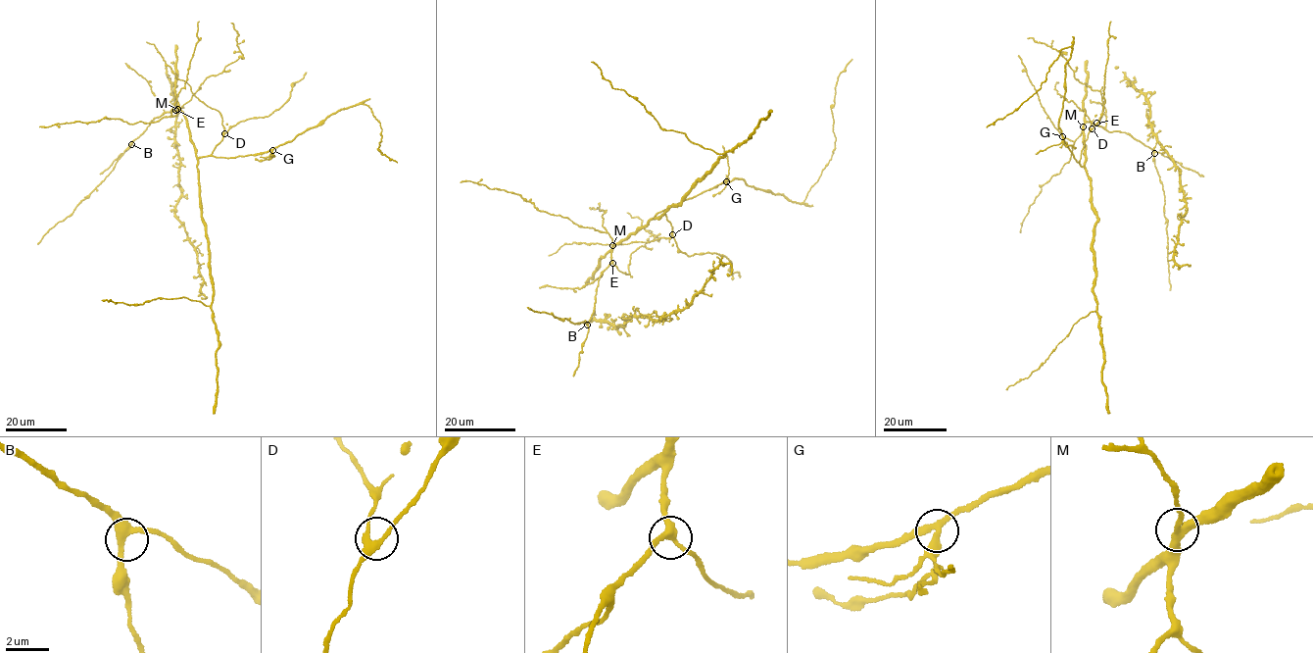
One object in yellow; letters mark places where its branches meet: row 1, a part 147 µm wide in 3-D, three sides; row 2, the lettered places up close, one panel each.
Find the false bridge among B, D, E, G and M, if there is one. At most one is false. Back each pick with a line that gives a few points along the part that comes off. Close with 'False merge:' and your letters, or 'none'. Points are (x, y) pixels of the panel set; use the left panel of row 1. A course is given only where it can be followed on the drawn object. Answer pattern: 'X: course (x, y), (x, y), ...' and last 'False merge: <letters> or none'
False merge: G

